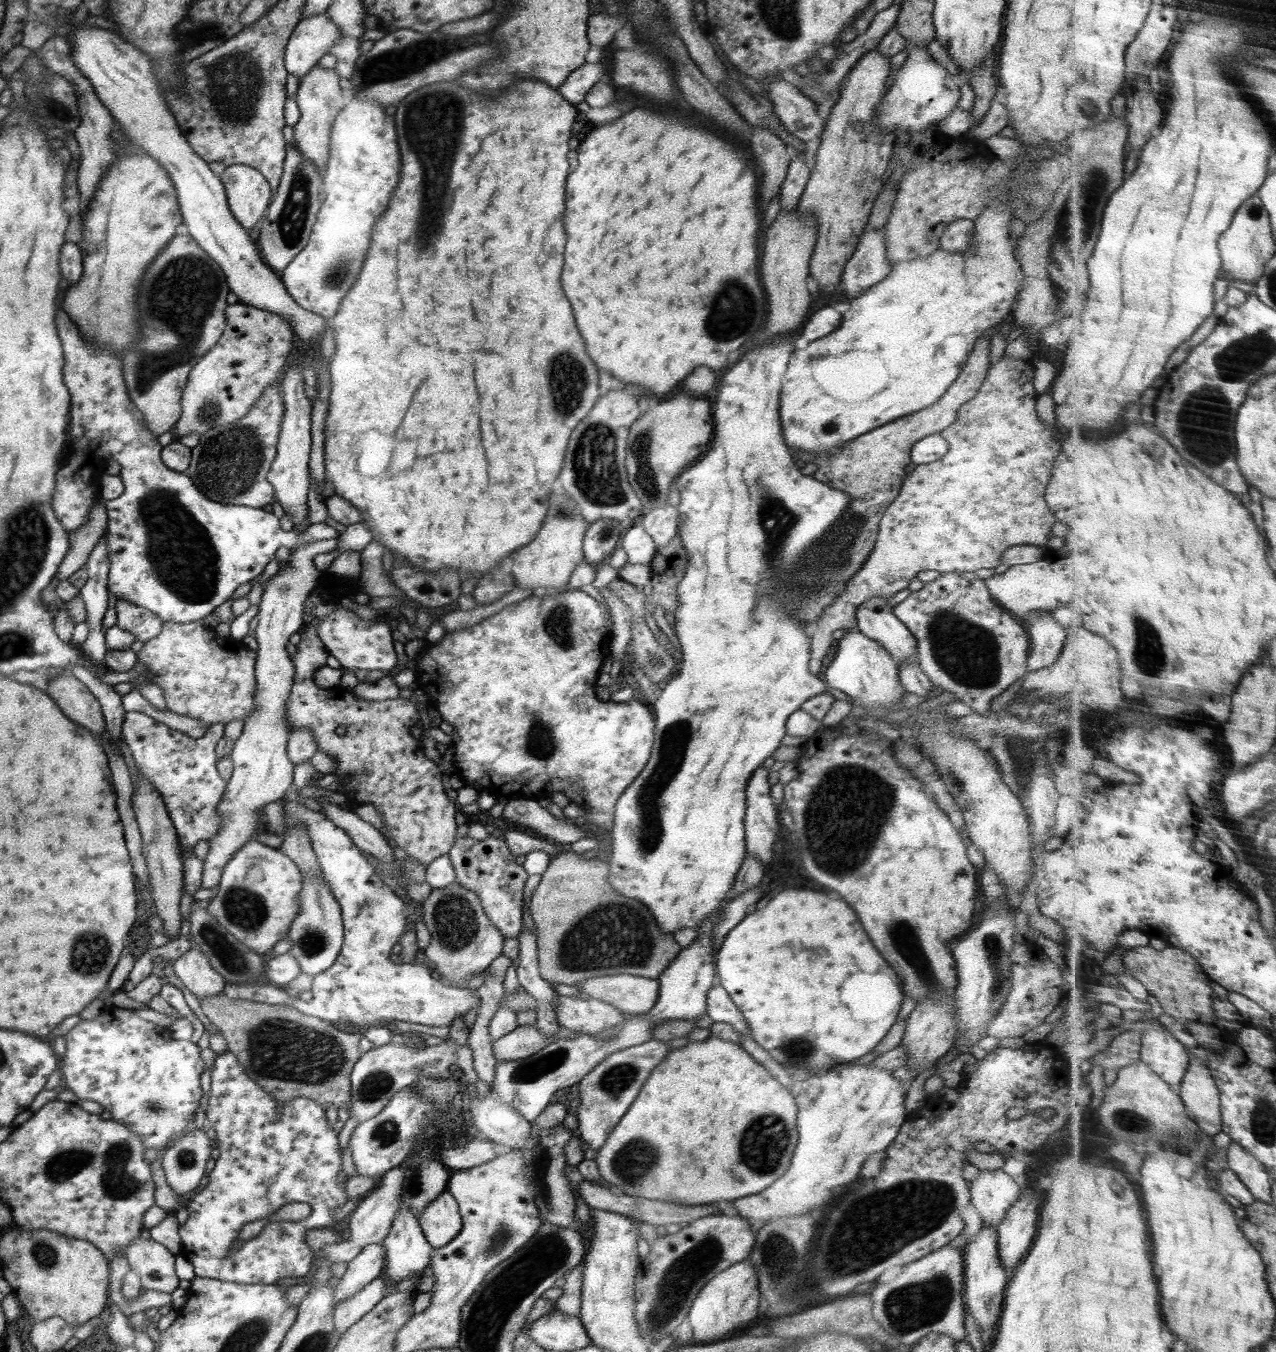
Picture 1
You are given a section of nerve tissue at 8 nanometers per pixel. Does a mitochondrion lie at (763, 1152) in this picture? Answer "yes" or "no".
yes

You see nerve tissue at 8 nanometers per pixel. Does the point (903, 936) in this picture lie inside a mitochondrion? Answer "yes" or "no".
yes

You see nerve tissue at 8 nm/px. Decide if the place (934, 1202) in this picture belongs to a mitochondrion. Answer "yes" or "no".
yes

